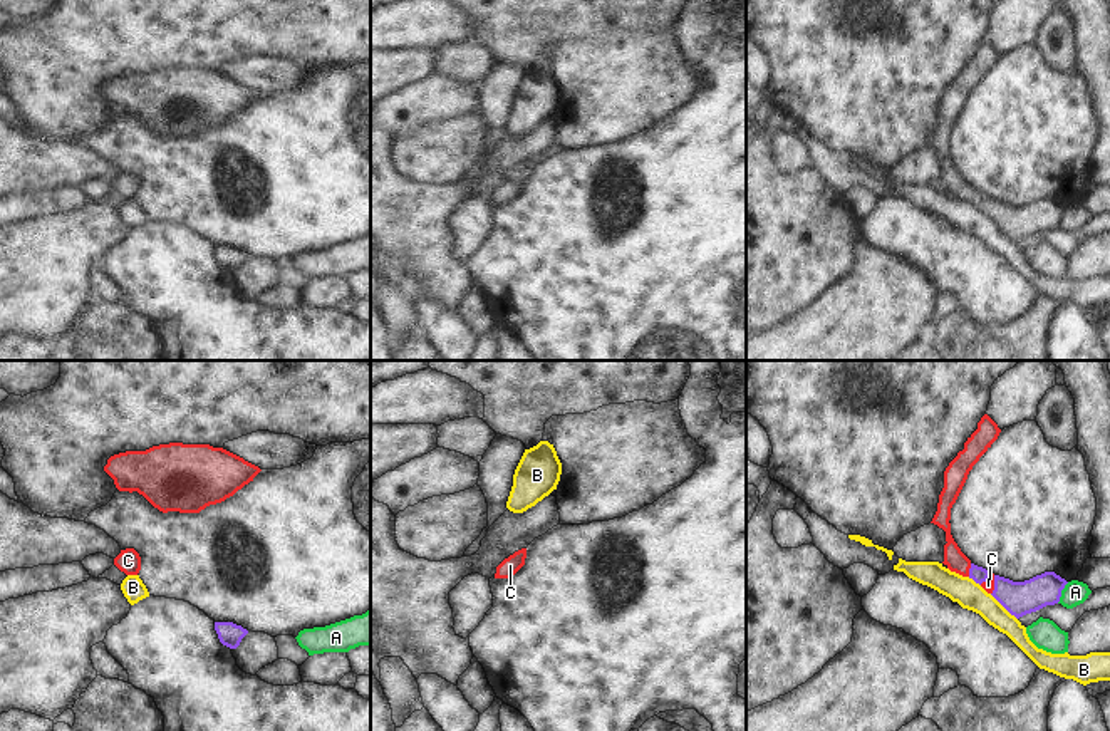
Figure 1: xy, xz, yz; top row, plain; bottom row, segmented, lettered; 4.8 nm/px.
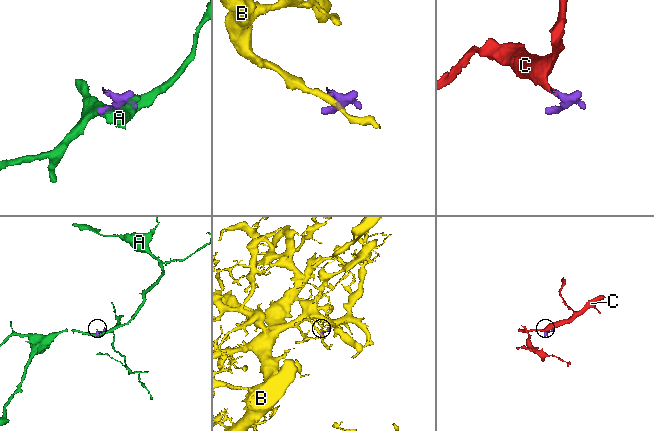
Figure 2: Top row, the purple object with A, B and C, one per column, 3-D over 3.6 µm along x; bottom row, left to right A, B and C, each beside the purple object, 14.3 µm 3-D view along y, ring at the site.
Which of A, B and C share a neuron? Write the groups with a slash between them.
A / B / C

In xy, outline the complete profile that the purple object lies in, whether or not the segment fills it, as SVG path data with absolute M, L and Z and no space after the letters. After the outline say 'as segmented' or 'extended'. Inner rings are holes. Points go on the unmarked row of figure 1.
M215 246L215 255L223 270L236 273L241 263L248 258L246 253L233 246Z | as segmented

